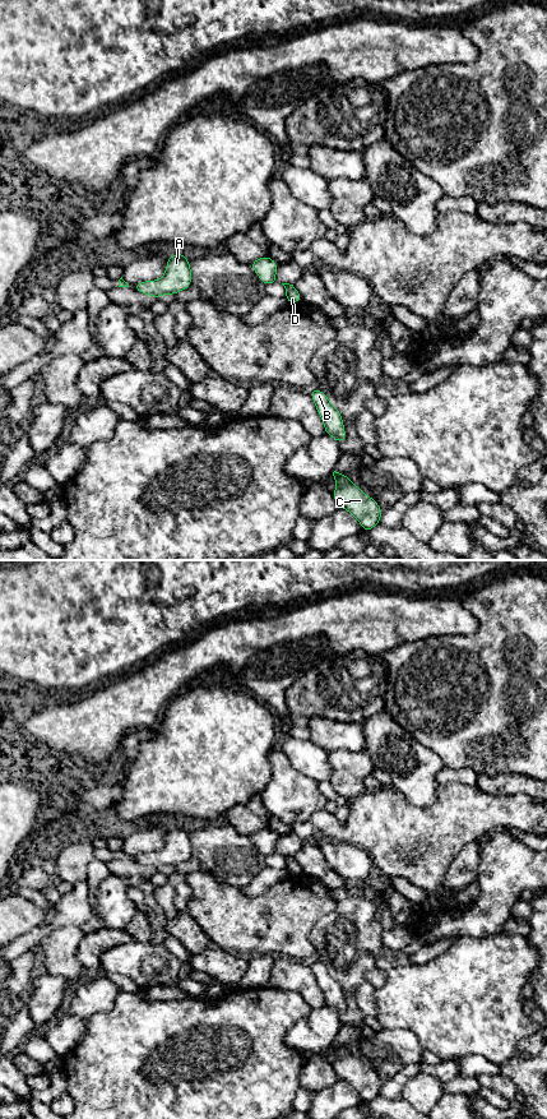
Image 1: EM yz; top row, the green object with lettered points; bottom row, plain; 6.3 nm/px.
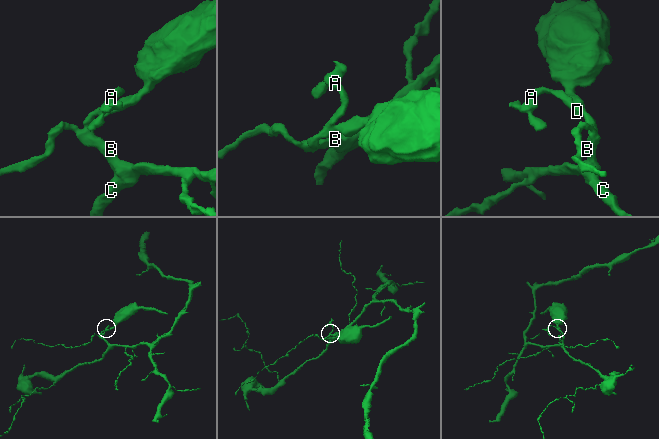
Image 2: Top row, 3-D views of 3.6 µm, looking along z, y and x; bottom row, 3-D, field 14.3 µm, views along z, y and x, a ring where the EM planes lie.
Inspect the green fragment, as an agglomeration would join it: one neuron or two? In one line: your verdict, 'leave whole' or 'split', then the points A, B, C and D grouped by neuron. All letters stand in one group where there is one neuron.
split; A B C / D

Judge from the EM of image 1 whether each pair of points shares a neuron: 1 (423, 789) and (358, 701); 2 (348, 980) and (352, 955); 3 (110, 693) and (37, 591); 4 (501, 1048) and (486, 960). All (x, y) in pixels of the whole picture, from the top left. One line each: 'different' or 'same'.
1: same
2: same
3: different
4: same

